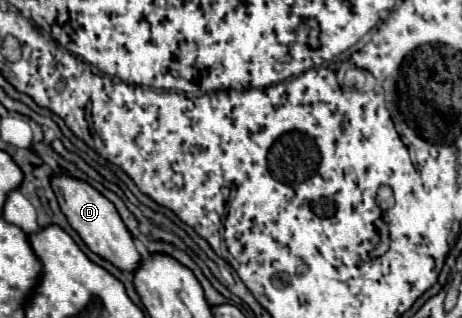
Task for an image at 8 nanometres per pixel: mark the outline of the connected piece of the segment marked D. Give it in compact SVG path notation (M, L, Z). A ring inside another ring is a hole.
M61 172L61 174L53 174L51 176L51 188L57 196L59 208L65 214L65 218L69 220L71 228L83 238L83 242L97 252L101 258L109 260L111 264L115 264L121 270L133 272L139 266L141 254L137 252L131 232L127 230L127 226L123 224L119 212L115 210L115 206L101 194L97 192L91 184L73 178L69 172Z

